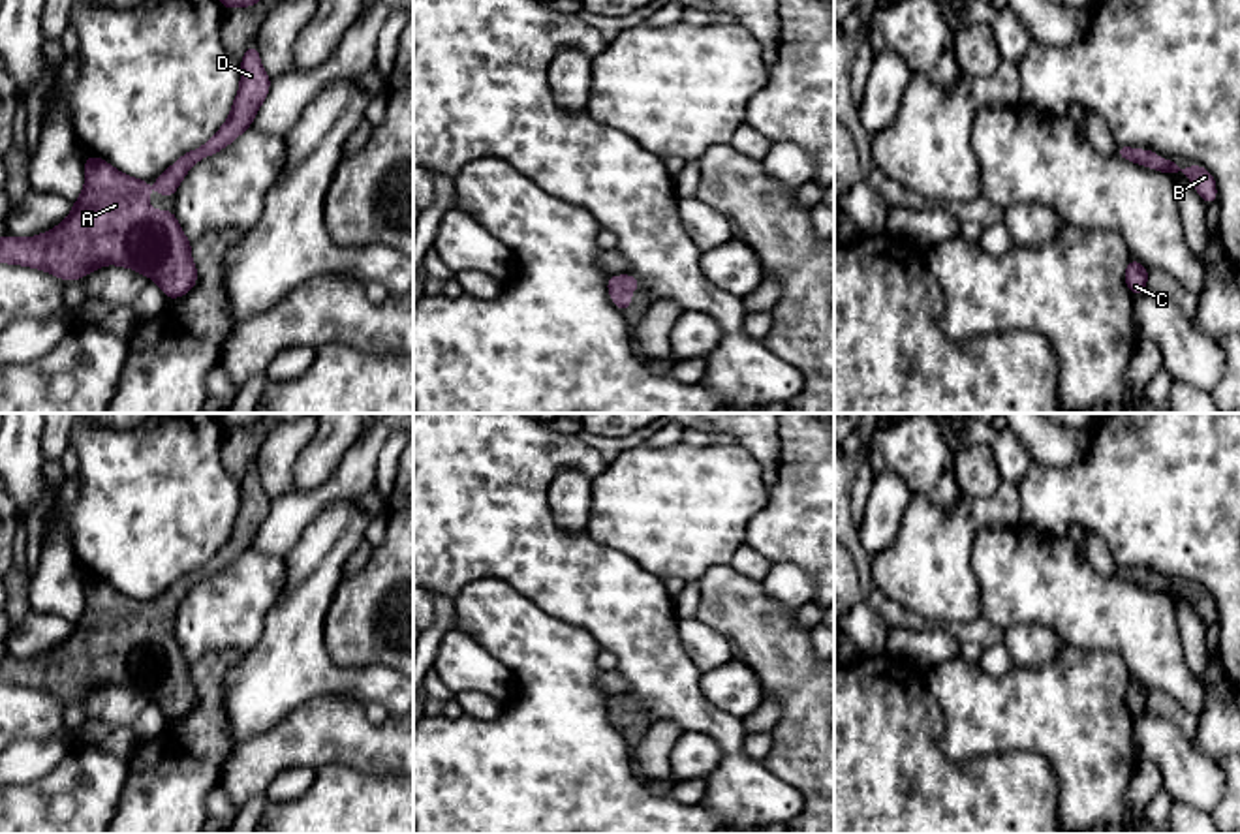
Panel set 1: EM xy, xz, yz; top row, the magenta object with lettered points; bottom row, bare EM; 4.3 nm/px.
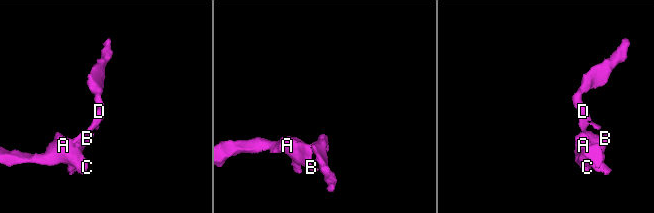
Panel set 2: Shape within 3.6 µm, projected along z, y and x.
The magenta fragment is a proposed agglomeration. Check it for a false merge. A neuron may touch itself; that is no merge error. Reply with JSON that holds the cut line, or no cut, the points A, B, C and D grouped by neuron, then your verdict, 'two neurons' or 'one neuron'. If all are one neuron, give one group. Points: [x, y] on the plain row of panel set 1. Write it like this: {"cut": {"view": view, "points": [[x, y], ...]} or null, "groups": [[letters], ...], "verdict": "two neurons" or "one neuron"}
{"cut": null, "groups": [["A", "B", "C", "D"]], "verdict": "one neuron"}

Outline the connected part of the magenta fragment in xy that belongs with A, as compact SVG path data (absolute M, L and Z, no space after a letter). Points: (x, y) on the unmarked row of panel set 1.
M98 577L85 579L85 610L73 631L47 654L0 659L0 684L41 689L66 703L81 701L101 686L133 689L160 706L167 721L186 716L197 704L192 663L184 657L173 631L148 629L148 601L122 595Z

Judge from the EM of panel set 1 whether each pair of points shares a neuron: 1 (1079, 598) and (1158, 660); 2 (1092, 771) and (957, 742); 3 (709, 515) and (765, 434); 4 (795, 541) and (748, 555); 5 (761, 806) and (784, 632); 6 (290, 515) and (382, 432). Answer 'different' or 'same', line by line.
1: same
2: same
3: different
4: different
5: different
6: same

